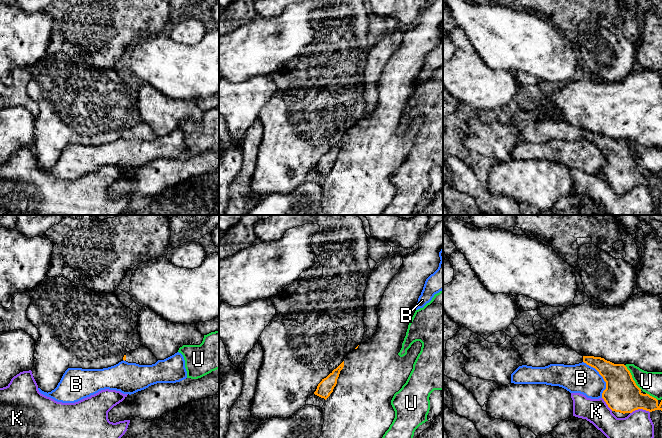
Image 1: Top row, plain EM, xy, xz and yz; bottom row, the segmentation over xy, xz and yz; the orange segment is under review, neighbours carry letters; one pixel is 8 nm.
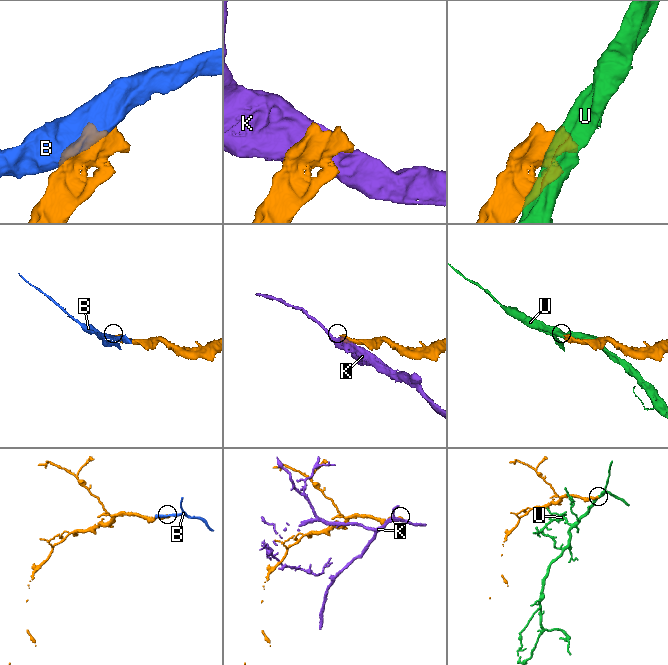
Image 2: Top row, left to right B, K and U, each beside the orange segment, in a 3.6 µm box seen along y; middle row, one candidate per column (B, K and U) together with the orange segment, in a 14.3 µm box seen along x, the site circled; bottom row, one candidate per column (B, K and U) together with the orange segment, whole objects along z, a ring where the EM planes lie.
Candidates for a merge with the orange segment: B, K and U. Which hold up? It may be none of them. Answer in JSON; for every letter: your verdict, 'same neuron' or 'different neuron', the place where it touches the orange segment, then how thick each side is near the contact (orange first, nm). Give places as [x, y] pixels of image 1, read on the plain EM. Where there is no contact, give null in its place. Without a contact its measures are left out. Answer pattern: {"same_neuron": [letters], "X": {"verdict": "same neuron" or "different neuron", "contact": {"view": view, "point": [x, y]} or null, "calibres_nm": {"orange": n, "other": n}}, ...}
{"same_neuron": [], "B": {"verdict": "different neuron", "contact": {"view": "yz", "point": [602, 152]}, "calibres_nm": {"orange": 280, "other": 240}}, "K": {"verdict": "different neuron", "contact": {"view": "yz", "point": [639, 184]}, "calibres_nm": {"orange": 280, "other": 360}}, "U": {"verdict": "different neuron", "contact": {"view": "yz", "point": [631, 153]}, "calibres_nm": {"orange": 280, "other": 180}}}

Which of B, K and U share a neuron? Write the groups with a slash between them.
B / K / U

